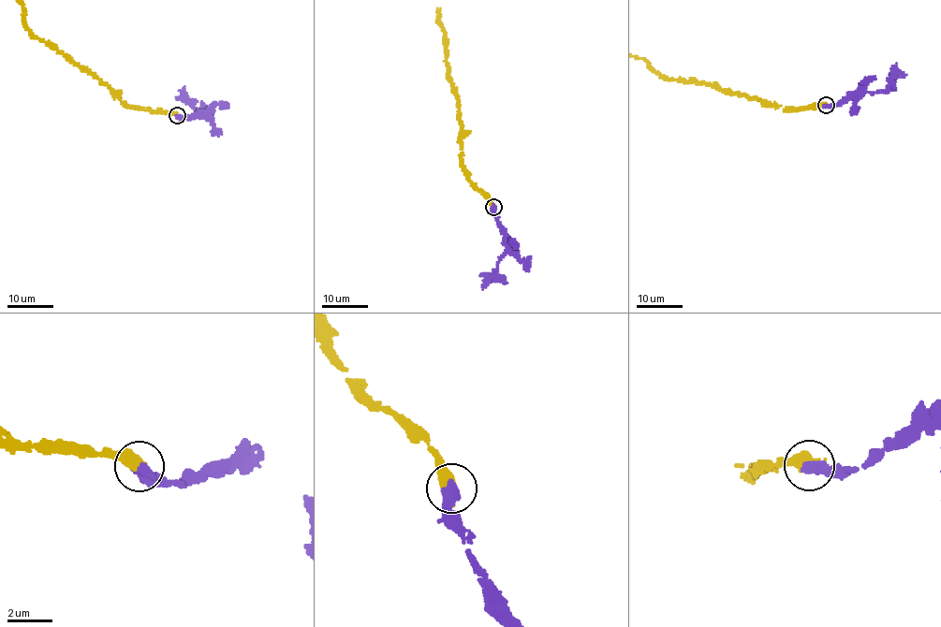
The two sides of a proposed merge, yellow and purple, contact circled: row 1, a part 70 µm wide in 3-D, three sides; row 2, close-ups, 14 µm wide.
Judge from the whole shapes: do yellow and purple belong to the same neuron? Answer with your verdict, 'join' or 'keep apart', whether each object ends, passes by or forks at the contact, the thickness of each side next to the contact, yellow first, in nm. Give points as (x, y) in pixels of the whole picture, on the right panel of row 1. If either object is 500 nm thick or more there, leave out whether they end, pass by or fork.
join; 600 nm thick on the yellow side, 600 nm on the other

